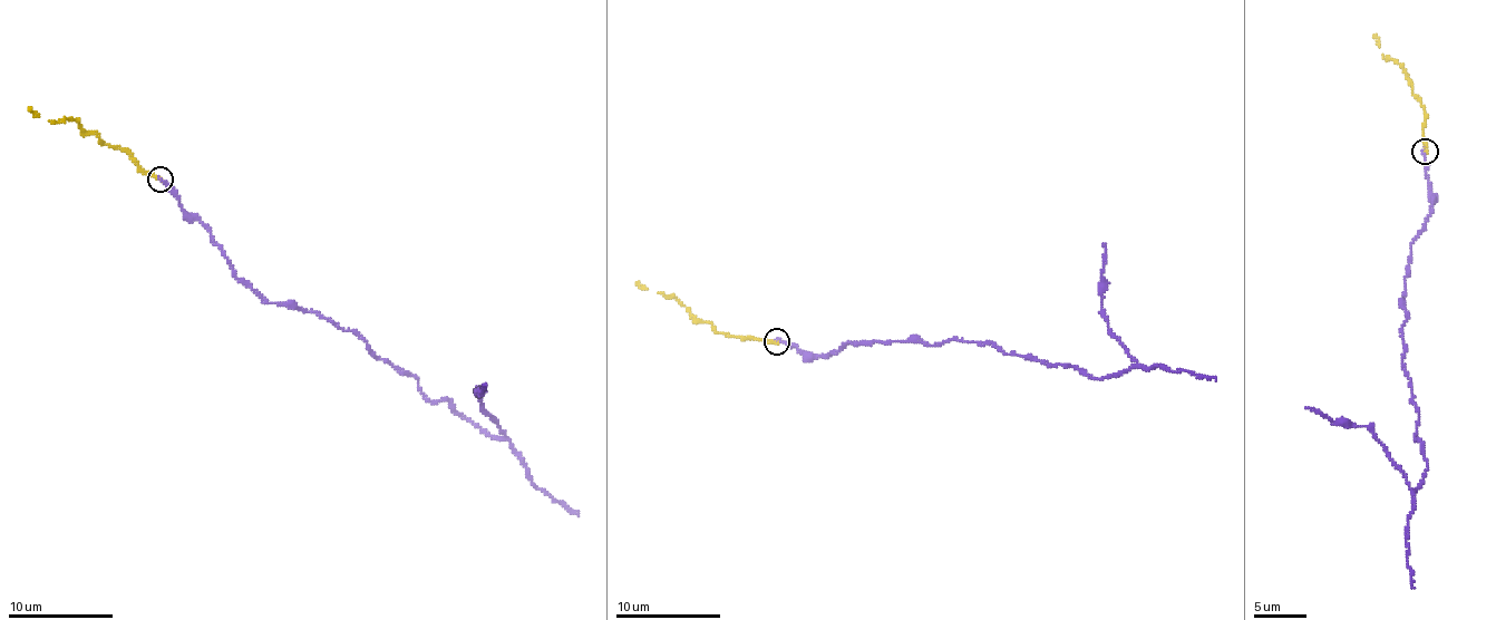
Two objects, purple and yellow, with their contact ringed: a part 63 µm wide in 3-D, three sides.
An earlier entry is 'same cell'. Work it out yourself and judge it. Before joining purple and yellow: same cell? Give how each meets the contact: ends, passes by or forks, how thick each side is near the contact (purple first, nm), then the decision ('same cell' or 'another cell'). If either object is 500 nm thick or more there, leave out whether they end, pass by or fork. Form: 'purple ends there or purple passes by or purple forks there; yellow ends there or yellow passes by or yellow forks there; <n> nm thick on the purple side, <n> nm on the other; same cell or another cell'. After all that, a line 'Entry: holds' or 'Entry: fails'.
purple ends there; yellow ends there; 190 nm thick on the purple side, 180 nm on the other; same cell
Entry: holds

